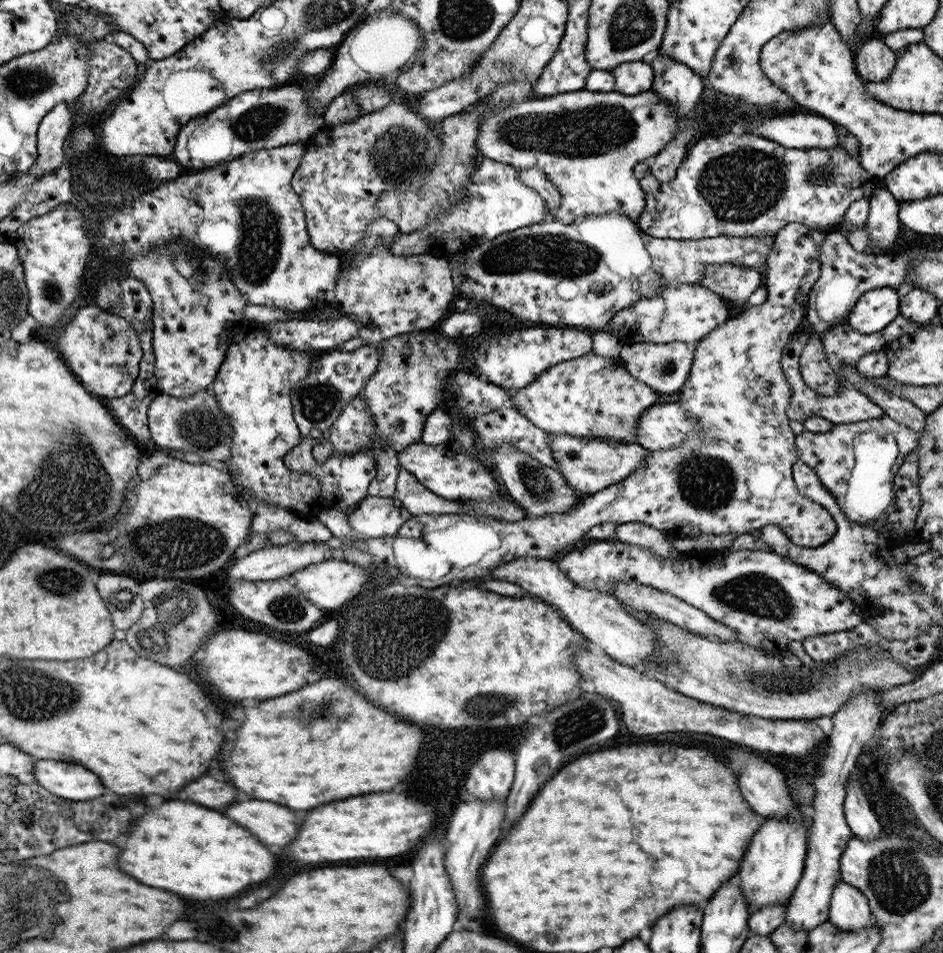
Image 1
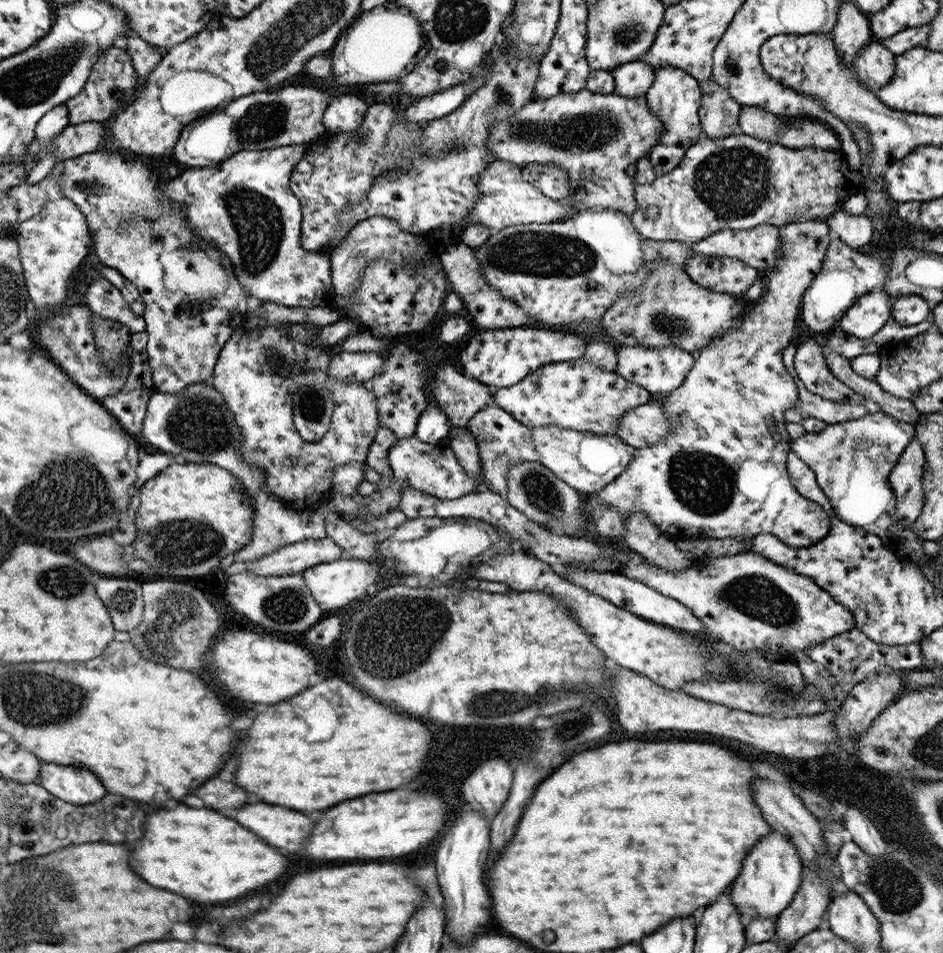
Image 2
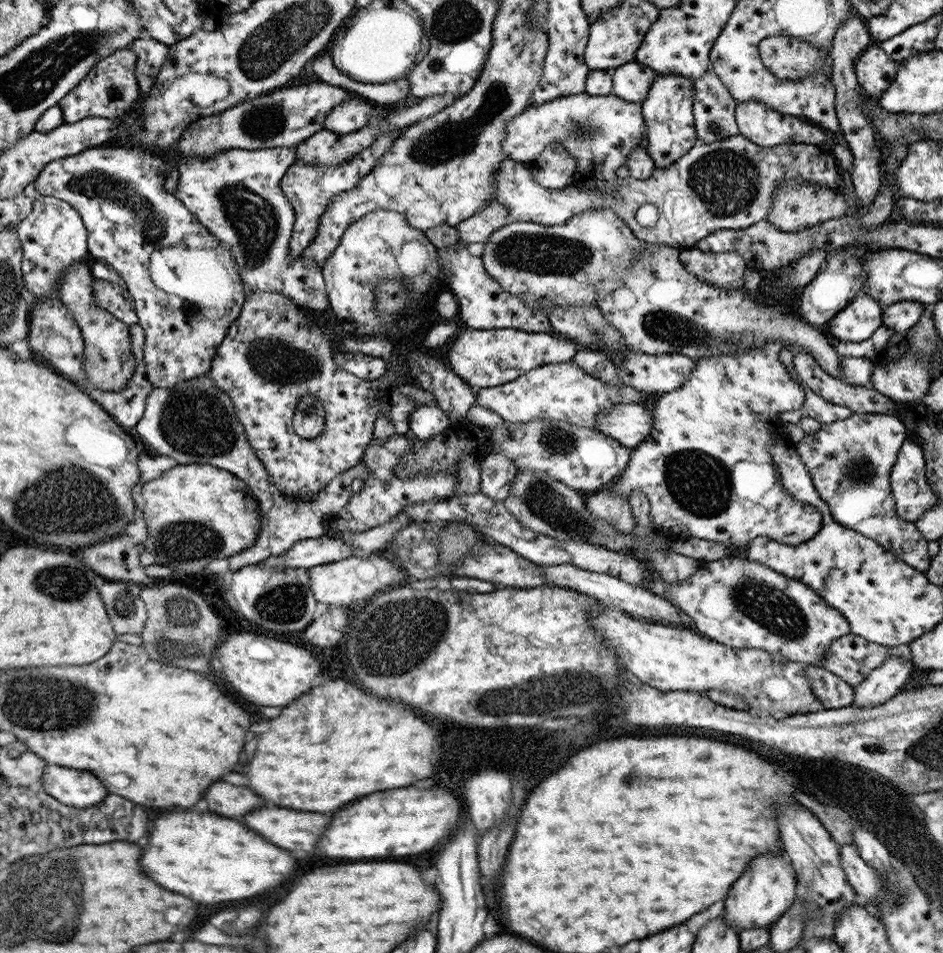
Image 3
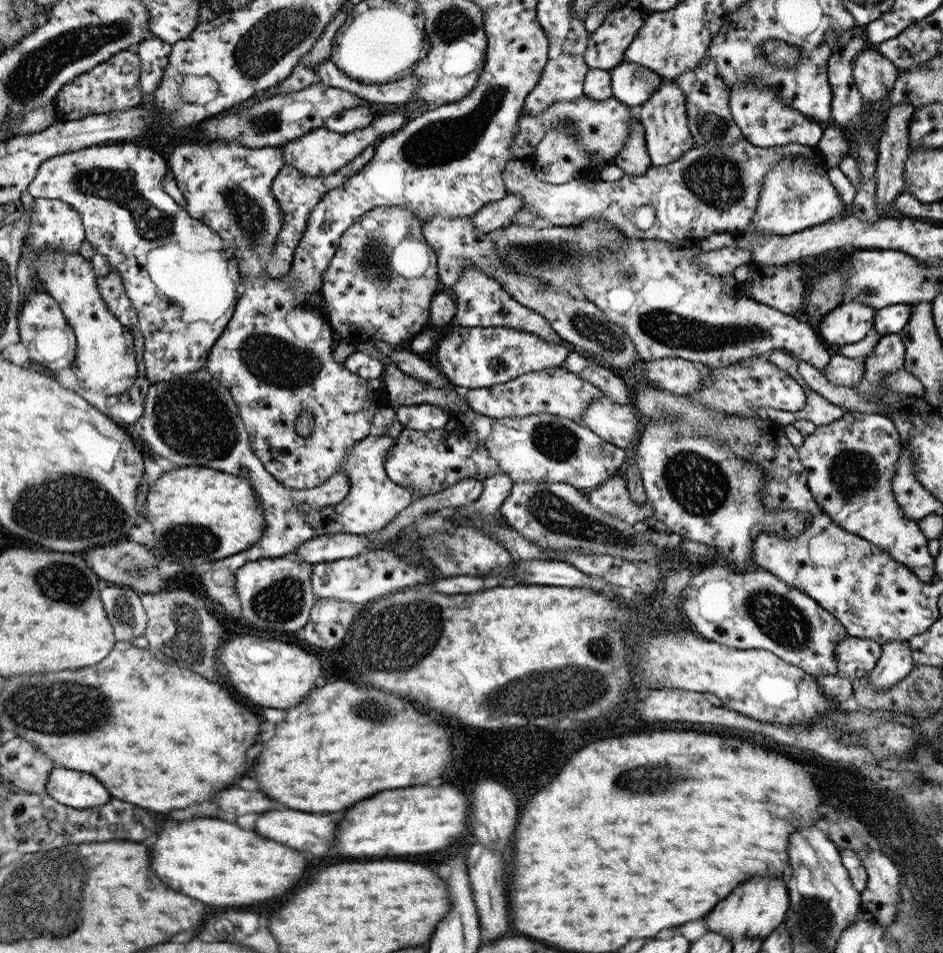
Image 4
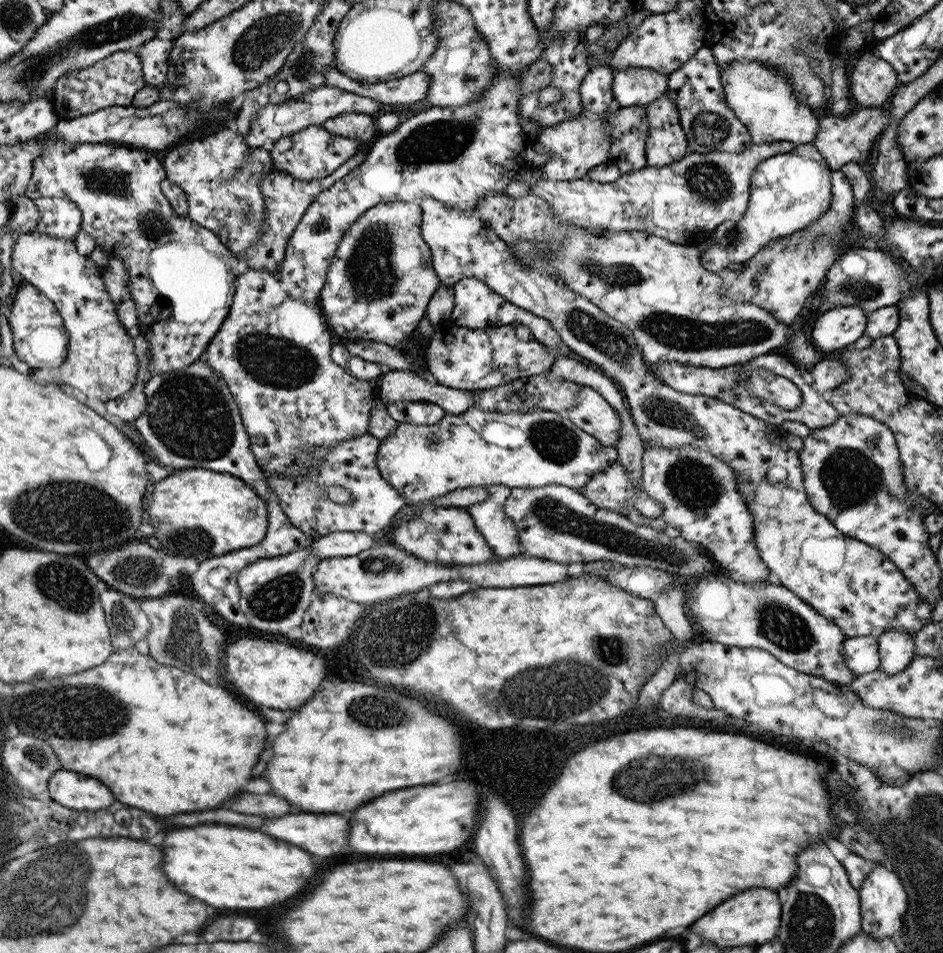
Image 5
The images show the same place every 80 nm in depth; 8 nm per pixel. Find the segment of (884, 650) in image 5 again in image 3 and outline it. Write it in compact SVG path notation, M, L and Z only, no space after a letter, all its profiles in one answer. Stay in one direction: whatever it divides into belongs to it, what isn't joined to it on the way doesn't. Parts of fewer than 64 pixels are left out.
M906 656L888 657L880 666L874 667L865 679L855 686L854 708L875 707L888 702L902 693L904 683L911 677L915 668Z

